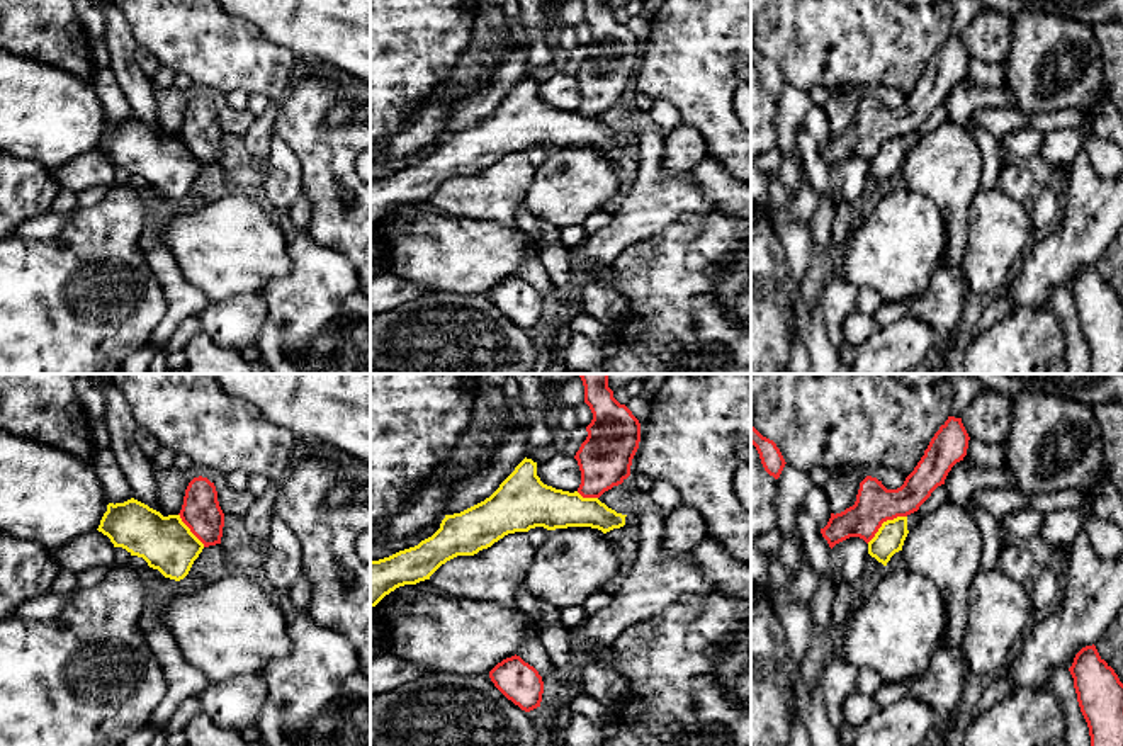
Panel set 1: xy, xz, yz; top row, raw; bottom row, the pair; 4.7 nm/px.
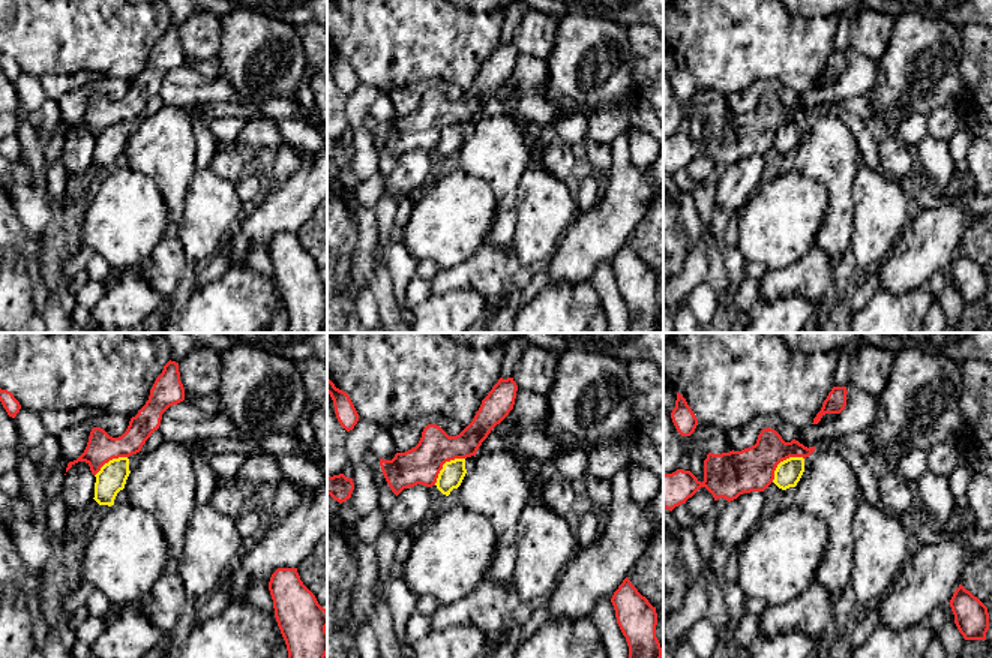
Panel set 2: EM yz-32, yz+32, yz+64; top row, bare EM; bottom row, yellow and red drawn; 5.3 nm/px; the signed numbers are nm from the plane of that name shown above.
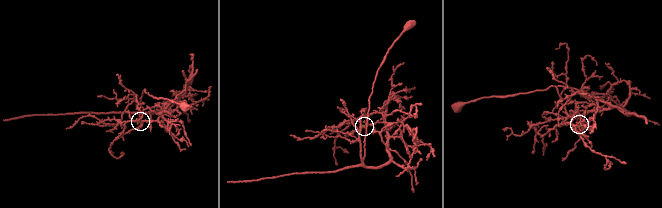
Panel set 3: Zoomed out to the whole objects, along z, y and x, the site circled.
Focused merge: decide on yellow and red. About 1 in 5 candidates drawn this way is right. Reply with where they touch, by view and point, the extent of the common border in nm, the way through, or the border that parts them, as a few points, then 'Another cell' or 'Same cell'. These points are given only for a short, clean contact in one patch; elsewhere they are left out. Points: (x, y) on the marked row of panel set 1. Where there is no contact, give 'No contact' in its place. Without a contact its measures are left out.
Touches yellow at yz (884, 522). Shared border 240 nm. Boundary: yz (906, 515), (887, 519), (867, 542). Another cell

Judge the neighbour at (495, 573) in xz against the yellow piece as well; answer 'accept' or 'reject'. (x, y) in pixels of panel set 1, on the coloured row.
reject

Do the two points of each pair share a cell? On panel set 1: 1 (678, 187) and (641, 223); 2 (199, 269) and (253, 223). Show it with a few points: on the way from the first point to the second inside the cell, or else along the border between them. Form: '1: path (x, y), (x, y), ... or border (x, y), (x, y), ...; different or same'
1: path (670, 196), (649, 214); same
2: path (213, 255), (220, 248), (230, 247), (240, 237); same

